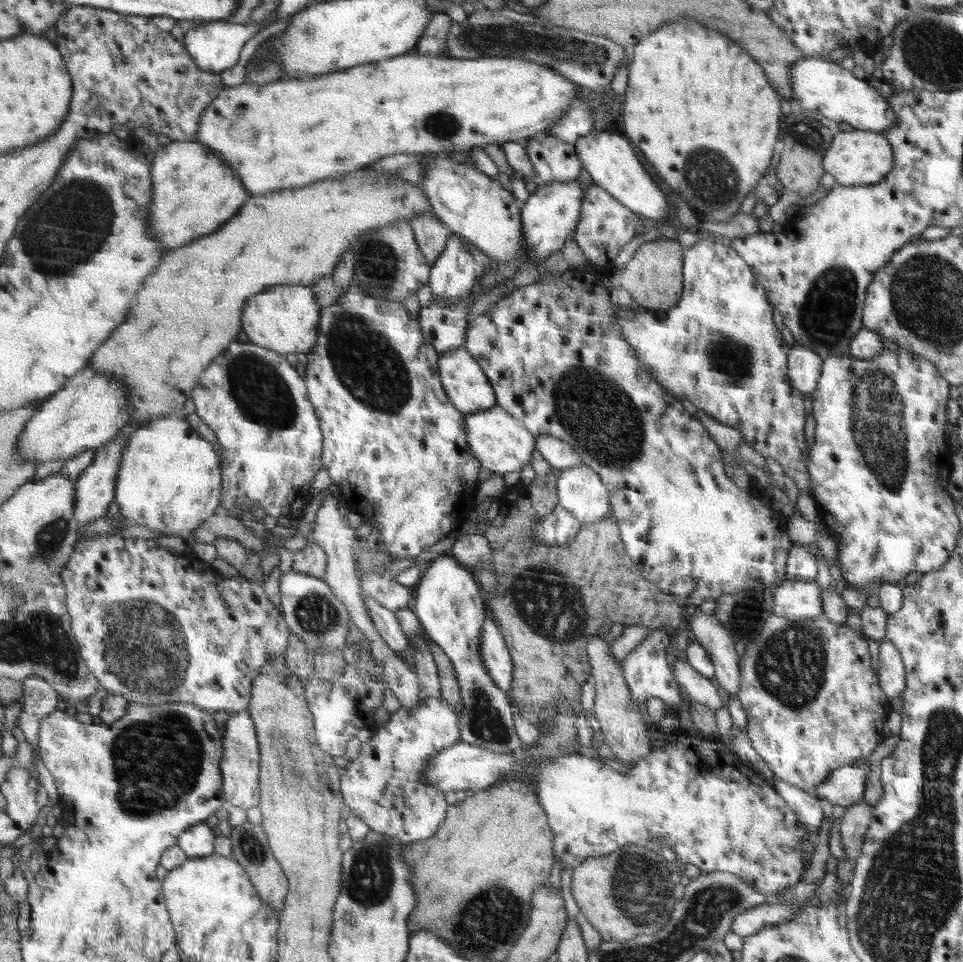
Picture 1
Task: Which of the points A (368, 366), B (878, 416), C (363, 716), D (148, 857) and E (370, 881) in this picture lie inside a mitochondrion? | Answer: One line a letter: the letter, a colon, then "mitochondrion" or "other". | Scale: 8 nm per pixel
A: mitochondrion
B: mitochondrion
C: other
D: other
E: mitochondrion

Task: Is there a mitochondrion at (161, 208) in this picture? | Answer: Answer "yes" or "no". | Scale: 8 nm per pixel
no

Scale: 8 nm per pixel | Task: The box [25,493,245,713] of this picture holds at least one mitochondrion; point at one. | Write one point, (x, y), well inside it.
(146, 647)

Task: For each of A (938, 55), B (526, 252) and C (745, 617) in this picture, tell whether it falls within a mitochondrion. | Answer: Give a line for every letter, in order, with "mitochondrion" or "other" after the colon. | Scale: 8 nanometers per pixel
A: mitochondrion
B: other
C: mitochondrion

